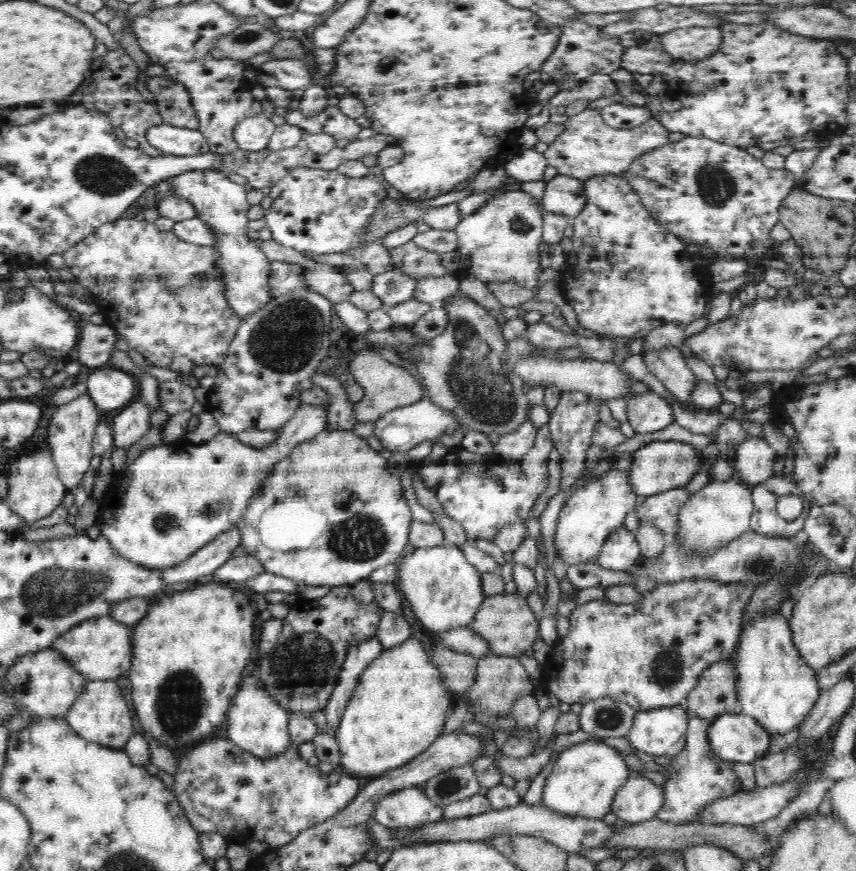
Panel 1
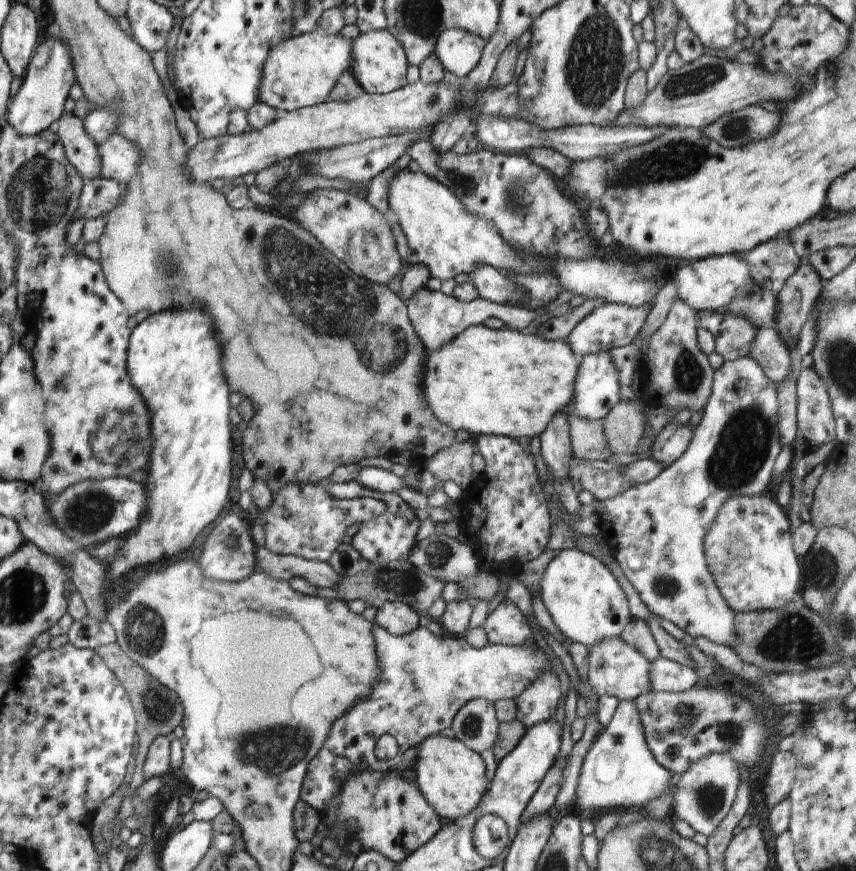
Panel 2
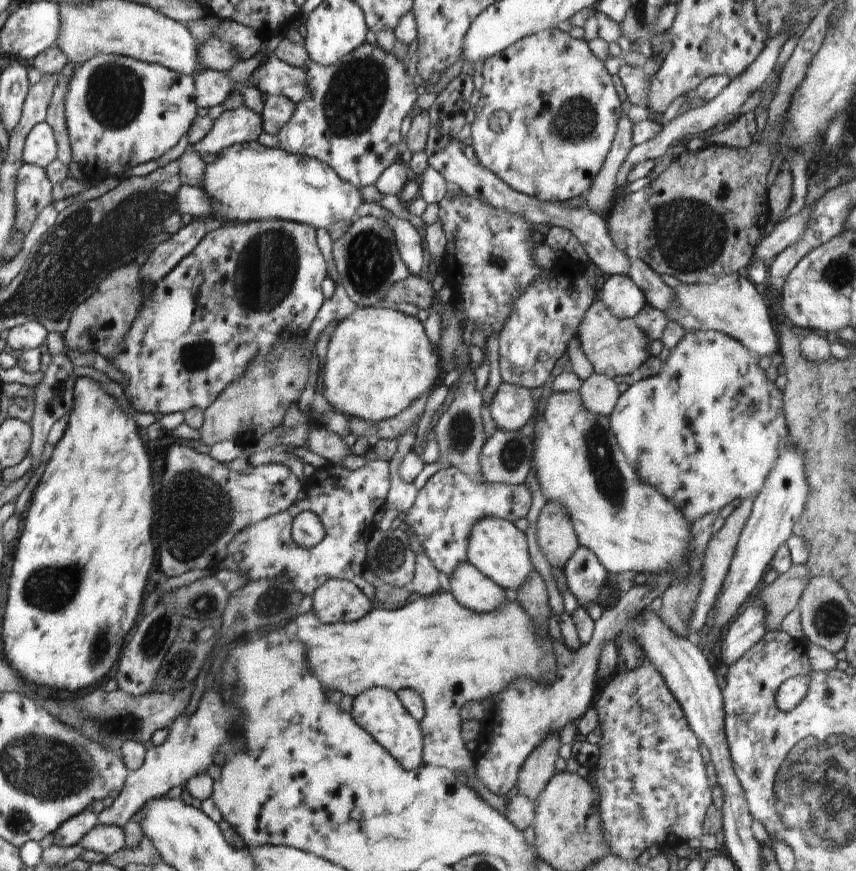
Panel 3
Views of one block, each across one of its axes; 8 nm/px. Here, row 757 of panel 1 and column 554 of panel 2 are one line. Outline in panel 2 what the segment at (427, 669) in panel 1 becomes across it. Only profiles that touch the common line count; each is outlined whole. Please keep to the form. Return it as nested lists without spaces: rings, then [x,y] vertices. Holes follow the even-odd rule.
[[[483,324],[470,326],[464,330],[457,338],[454,338],[448,344],[444,344],[436,351],[430,351],[427,354],[427,364],[425,365],[424,395],[428,407],[435,413],[435,416],[454,431],[466,430],[468,433],[479,435],[494,435],[498,437],[519,438],[538,438],[545,432],[550,420],[560,412],[568,411],[573,402],[575,394],[575,385],[578,377],[578,370],[581,362],[577,360],[574,352],[570,349],[566,340],[550,341],[545,340],[540,334],[520,334],[517,330],[490,329]]]

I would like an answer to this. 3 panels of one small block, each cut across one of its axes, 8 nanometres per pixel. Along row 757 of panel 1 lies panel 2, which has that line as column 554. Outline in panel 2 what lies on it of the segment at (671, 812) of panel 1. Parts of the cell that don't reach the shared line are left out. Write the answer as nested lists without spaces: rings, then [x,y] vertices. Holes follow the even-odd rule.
[[[552,669],[548,670],[529,685],[515,700],[517,720],[528,729],[543,721],[555,718],[562,698],[559,678]]]

